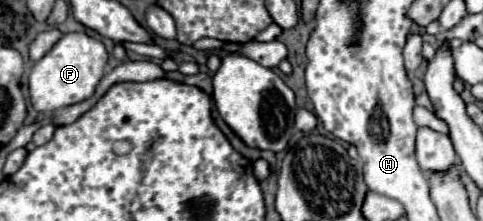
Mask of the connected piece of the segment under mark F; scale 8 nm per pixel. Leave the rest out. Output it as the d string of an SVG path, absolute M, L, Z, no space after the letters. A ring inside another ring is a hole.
M84 32L64 34L52 46L52 50L32 66L32 72L28 76L32 106L38 112L54 112L58 108L90 98L104 76L106 62L108 62L108 52L100 40L90 38Z

